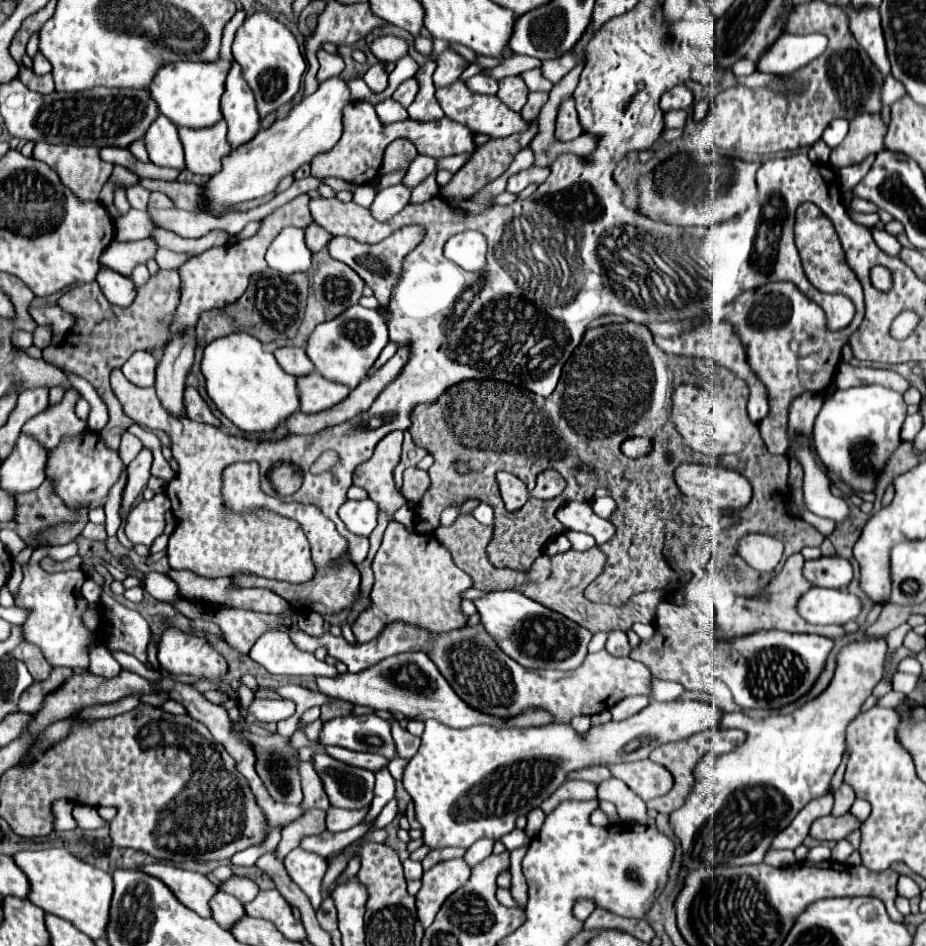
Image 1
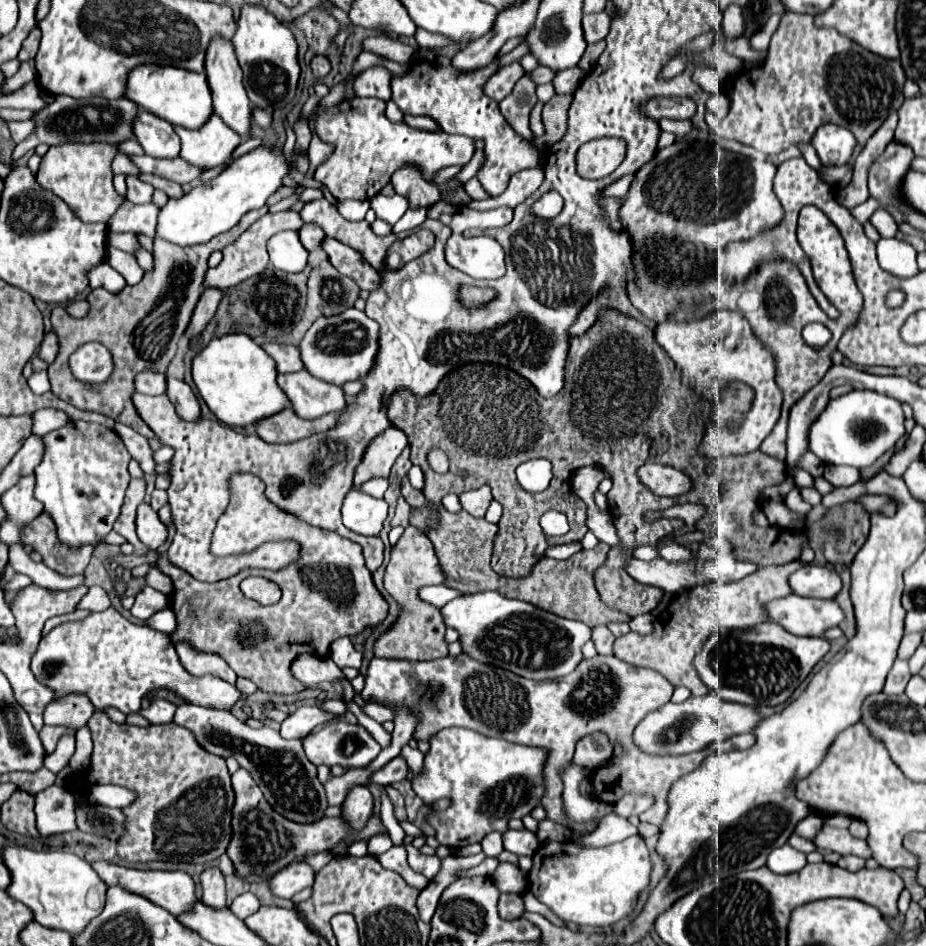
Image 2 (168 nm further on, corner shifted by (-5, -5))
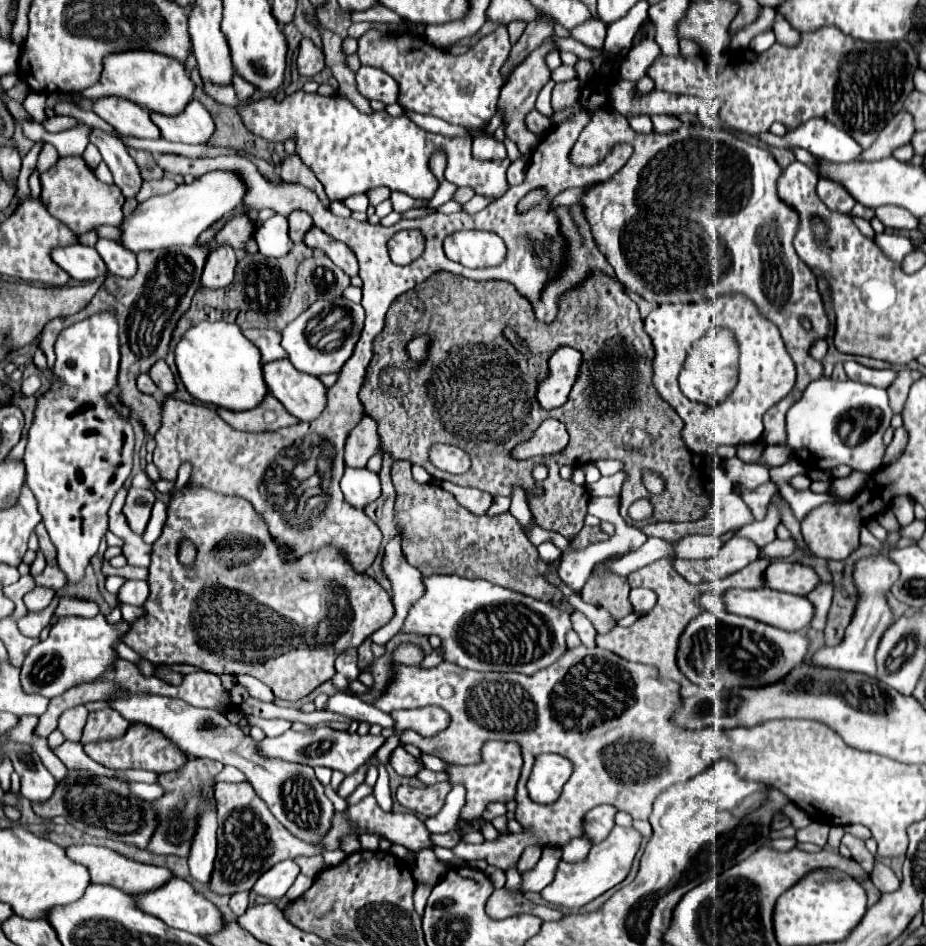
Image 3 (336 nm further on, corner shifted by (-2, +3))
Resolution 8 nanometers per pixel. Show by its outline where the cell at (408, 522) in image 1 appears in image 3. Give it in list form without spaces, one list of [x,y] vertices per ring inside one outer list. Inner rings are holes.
[[[392,538],[384,546],[382,572],[390,580],[392,602],[394,602],[396,614],[390,624],[386,624],[384,628],[380,628],[378,632],[372,634],[372,642],[378,646],[386,646],[392,640],[392,636],[402,628],[402,622],[410,610],[410,604],[414,604],[414,600],[418,600],[418,596],[422,596],[422,592],[424,592],[422,574],[414,566],[410,566],[406,562],[406,558],[400,554],[402,554],[400,540]]]

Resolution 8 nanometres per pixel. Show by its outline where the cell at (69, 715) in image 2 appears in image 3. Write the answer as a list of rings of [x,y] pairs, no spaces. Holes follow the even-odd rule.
[[[84,706],[70,708],[70,710],[66,710],[66,712],[60,716],[58,730],[64,734],[66,740],[70,740],[70,742],[80,742],[80,738],[82,738],[82,728],[84,728],[84,724],[86,724],[86,716],[88,716],[88,710],[86,710]]]

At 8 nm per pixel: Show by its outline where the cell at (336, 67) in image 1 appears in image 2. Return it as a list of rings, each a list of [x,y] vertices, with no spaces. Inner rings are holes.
[[[321,54],[313,56],[311,70],[313,70],[315,78],[325,78],[329,74],[329,60],[327,60],[327,56],[321,56]]]

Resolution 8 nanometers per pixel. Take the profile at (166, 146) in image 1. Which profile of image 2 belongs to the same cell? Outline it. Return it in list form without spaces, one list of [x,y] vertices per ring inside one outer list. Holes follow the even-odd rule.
[[[141,110],[137,120],[133,122],[135,140],[143,146],[145,154],[153,158],[173,158],[179,156],[181,140],[175,134],[173,126],[159,116],[153,116],[147,110]]]

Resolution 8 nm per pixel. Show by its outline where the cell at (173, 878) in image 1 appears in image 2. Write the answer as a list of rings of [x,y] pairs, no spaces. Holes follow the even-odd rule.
[[[95,862],[93,864],[95,872],[101,876],[101,880],[107,886],[123,886],[129,892],[141,894],[149,900],[153,900],[153,904],[173,912],[175,916],[179,916],[181,912],[187,912],[189,908],[193,908],[193,904],[197,904],[197,896],[195,896],[195,882],[187,872],[151,872],[151,870],[133,870],[133,868],[123,868],[123,866],[115,866],[115,864],[107,864],[107,862]]]

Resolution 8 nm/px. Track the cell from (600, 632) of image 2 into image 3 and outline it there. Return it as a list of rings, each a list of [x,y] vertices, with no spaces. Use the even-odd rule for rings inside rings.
[[[578,610],[572,612],[572,630],[578,634],[578,638],[582,640],[584,646],[588,646],[588,648],[594,648],[594,646],[596,646],[596,644],[594,644],[596,630],[594,630],[592,622],[590,622],[582,612],[578,612]]]

